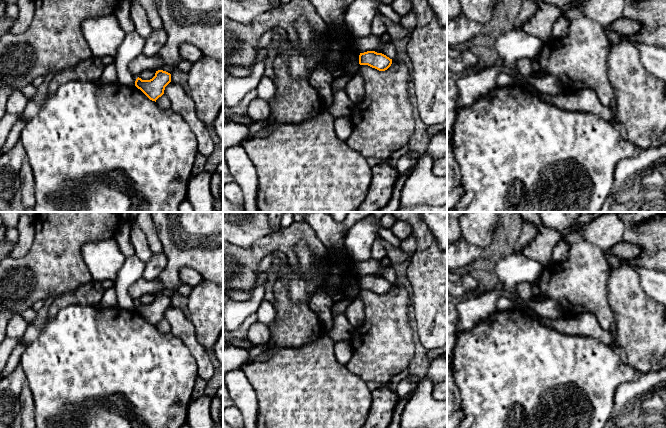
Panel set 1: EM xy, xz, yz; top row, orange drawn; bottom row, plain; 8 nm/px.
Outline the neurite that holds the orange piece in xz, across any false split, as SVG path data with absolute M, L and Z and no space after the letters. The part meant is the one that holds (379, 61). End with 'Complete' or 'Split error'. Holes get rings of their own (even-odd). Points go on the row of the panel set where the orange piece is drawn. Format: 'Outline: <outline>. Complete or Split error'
Outline: M367 51L364 53L360 53L359 64L368 65L379 71L385 71L391 66L392 59L382 53L377 53L375 51Z. Complete

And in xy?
Outline: M158 70L150 80L137 78L135 86L140 89L150 100L155 101L164 94L165 87L171 82L171 74Z. Complete

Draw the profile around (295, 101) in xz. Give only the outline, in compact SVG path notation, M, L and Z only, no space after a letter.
M277 55L271 69L276 93L269 104L270 119L280 124L299 124L324 111L317 90L309 84L309 71L304 77L292 78L286 59Z

